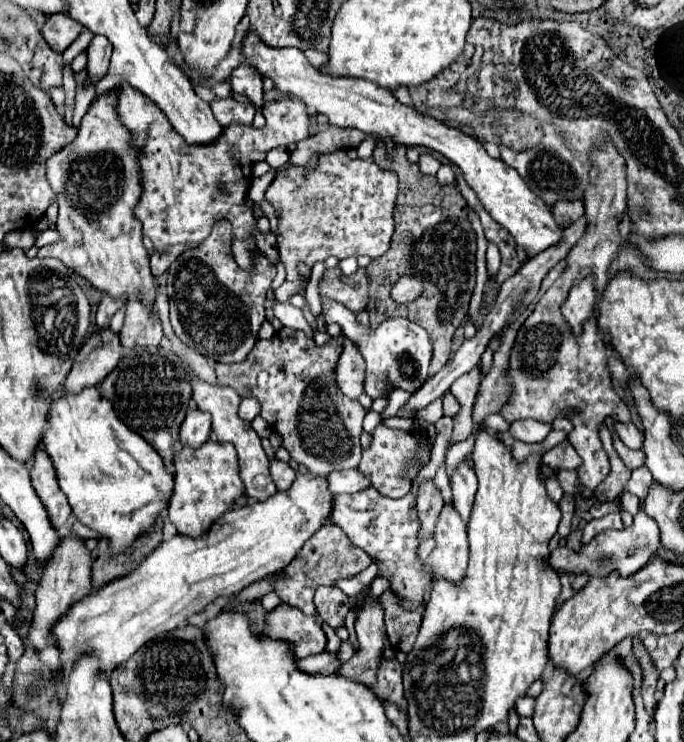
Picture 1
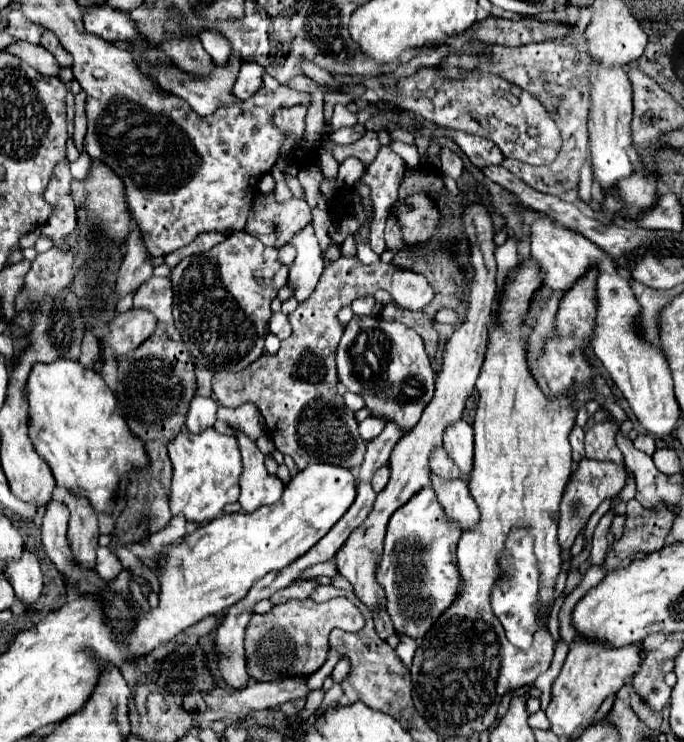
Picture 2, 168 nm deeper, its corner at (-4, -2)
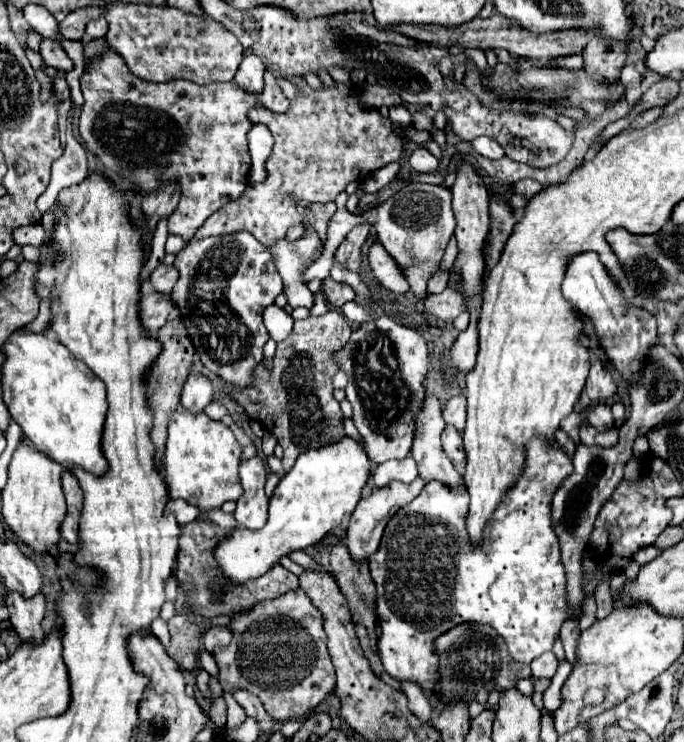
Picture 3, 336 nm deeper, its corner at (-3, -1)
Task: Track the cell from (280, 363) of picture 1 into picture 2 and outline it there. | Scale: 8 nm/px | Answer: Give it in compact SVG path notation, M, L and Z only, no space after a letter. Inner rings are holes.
M339 257L335 263L327 265L315 291L309 299L297 305L297 309L289 315L289 323L293 327L291 335L281 341L281 347L275 355L261 355L255 363L245 367L243 371L221 371L213 377L213 397L223 407L239 407L243 403L255 403L259 411L265 417L269 435L275 443L275 447L283 455L291 455L299 469L305 469L311 461L317 463L331 463L345 469L359 469L365 457L365 441L361 439L357 427L355 413L347 409L341 395L337 393L337 367L335 367L335 351L339 347L339 339L343 335L343 325L337 321L337 311L343 305L351 305L355 299L369 297L375 291L385 289L391 293L395 303L401 309L419 311L433 299L433 287L427 283L427 279L415 271L401 271L397 267L391 267L389 263L371 263L363 265L357 257Z

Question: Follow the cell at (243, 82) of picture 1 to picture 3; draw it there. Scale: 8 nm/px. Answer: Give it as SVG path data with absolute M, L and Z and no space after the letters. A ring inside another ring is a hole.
M246 56L236 72L234 82L238 82L238 86L242 86L246 92L260 94L264 90L264 70L266 66L262 60L258 60L258 56Z

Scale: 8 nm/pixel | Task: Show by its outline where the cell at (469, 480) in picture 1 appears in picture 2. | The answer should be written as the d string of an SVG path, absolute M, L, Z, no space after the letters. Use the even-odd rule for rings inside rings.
M463 419L447 427L443 447L447 455L453 459L453 463L461 471L461 479L467 483L471 475L471 463L473 463L473 427L465 423Z

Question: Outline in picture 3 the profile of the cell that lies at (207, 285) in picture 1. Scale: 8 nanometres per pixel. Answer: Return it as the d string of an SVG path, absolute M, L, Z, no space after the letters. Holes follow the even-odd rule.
M234 232L190 240L176 254L174 266L178 268L180 278L172 296L180 306L182 322L196 346L202 364L210 372L216 372L224 382L232 382L240 390L248 388L256 366L262 362L262 348L270 338L262 324L262 312L266 306L274 304L278 294L282 294L282 278L278 278L278 270L274 270L274 262L270 262L270 252L250 232Z

